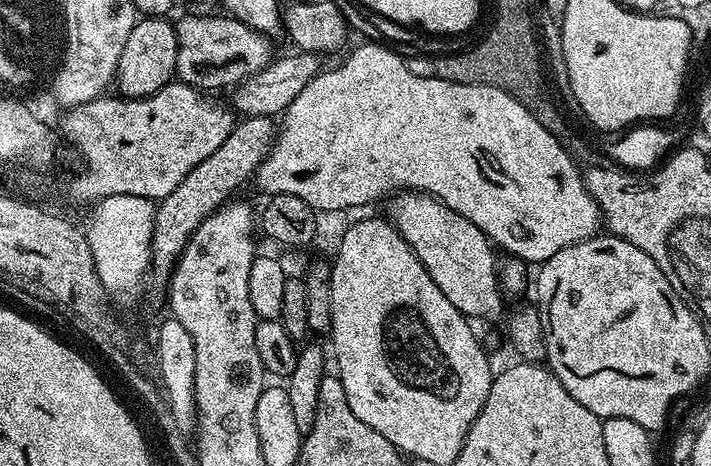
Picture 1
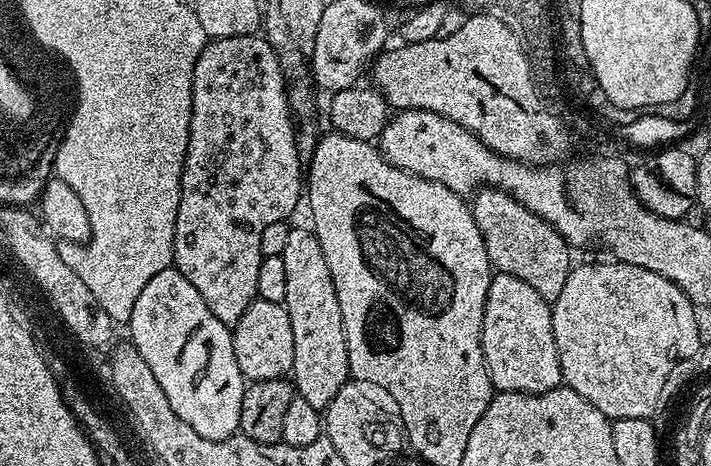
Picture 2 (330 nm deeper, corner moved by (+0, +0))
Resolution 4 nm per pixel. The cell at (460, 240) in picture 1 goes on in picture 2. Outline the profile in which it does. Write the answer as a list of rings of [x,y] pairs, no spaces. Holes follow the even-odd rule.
[[[496,272],[486,294],[482,318],[482,354],[496,392],[545,392],[561,387],[558,346],[554,342],[552,306],[526,282]]]

